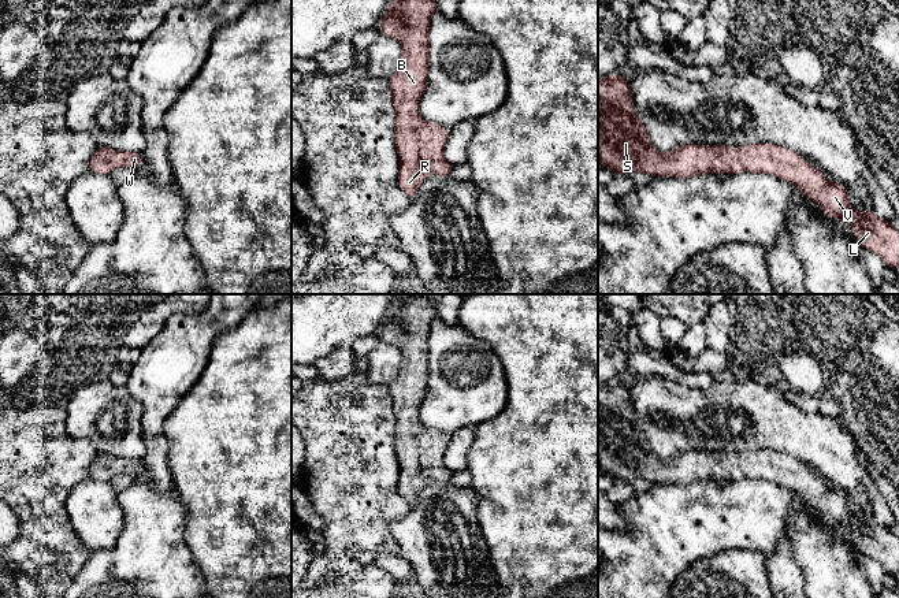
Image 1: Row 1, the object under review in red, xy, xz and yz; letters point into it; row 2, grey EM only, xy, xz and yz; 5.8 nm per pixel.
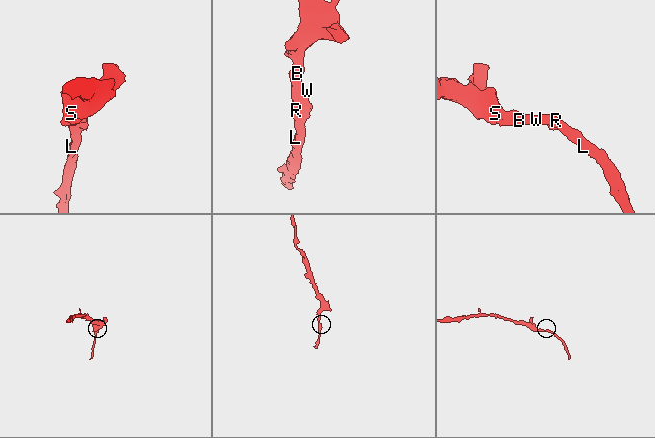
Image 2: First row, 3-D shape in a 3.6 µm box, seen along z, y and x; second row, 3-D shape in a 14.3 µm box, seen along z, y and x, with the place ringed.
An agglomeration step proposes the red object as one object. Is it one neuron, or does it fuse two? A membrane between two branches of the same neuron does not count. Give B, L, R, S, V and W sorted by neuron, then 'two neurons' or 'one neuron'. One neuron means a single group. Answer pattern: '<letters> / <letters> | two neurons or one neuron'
B L R S V W | one neuron

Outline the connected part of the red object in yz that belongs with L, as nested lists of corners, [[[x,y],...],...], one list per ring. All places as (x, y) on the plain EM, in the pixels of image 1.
[[[612,380],[598,386],[598,468],[614,480],[635,478],[650,483],[691,484],[699,480],[751,480],[768,479],[795,491],[806,505],[816,508],[824,521],[847,528],[865,557],[877,560],[887,572],[899,575],[899,538],[878,524],[873,517],[857,519],[850,513],[847,494],[836,487],[828,489],[821,476],[811,473],[796,458],[774,450],[748,450],[729,454],[727,452],[679,452],[670,460],[660,460],[651,450],[643,430],[635,420],[628,385]]]

